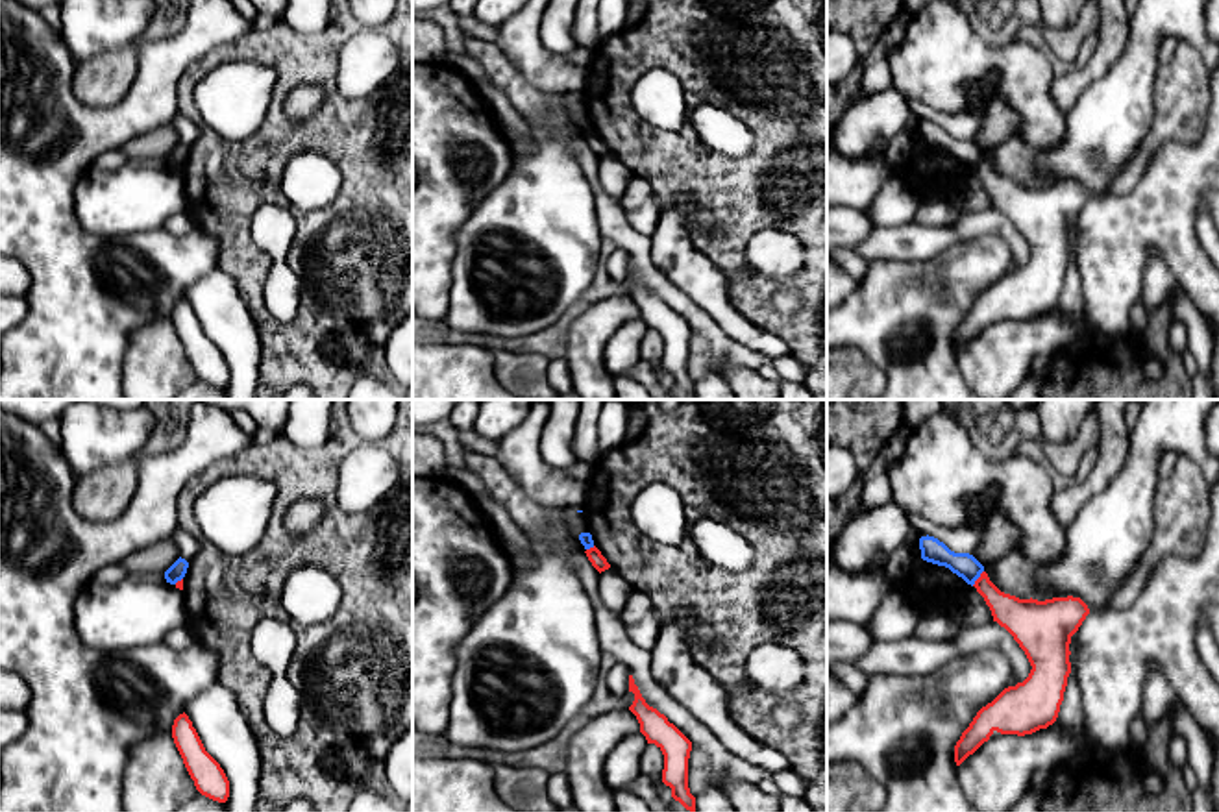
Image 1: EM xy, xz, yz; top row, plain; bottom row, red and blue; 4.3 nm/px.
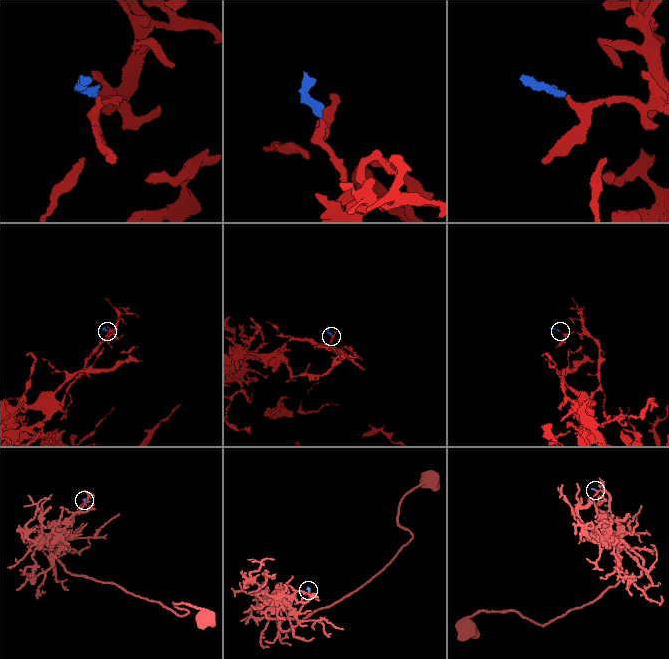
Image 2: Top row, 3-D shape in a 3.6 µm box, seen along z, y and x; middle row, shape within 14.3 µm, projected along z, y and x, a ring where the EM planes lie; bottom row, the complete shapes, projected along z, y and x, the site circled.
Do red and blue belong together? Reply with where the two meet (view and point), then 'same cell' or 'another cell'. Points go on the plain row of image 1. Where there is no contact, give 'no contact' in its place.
contact yz (979, 163); another cell

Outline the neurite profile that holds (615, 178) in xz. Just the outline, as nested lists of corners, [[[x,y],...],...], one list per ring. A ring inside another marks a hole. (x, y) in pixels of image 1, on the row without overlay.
[[[612,154],[599,159],[599,181],[612,202],[622,202],[631,178]]]

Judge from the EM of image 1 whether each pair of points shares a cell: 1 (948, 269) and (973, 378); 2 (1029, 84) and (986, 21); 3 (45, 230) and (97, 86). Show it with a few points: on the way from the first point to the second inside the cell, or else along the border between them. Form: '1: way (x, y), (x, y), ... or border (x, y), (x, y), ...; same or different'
1: way (944, 296), (946, 350); same
2: border (966, 19), (992, 45), (1007, 45), (1014, 39); different
3: border (74, 63), (86, 104), (130, 87); different

